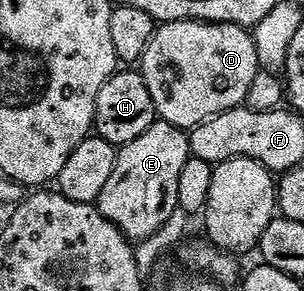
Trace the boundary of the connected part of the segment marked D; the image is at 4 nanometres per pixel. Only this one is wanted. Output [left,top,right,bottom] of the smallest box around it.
[142,20,260,130]

